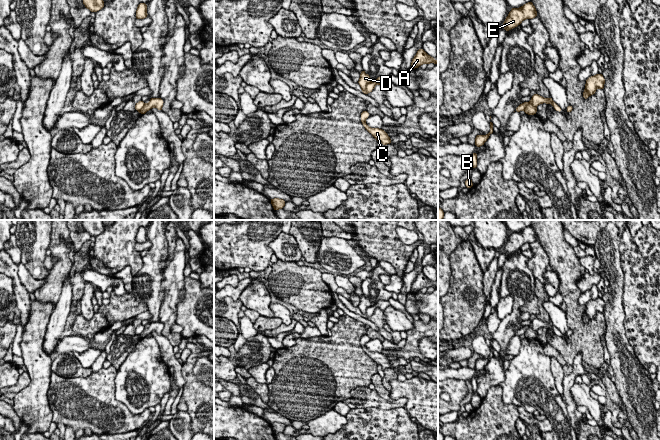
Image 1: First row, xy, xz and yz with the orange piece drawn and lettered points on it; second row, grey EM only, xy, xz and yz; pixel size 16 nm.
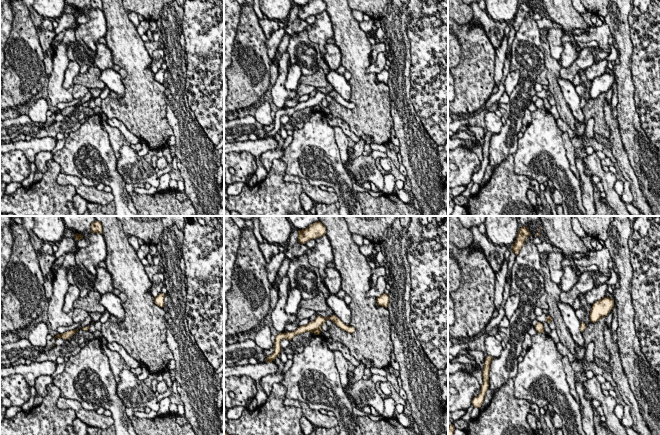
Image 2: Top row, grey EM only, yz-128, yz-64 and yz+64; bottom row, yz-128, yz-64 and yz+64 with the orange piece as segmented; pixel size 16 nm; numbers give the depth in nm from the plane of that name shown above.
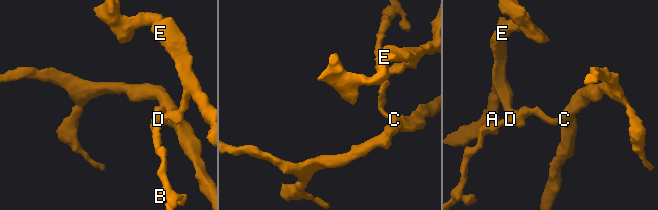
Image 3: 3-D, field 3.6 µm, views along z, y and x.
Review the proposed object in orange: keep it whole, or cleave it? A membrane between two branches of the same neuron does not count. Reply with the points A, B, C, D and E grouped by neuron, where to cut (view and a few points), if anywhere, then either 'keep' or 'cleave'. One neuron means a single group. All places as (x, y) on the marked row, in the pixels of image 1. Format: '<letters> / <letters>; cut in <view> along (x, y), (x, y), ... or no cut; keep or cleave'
A E / B C D; cut in xz along (370, 81), (366, 85), (367, 93); cleave

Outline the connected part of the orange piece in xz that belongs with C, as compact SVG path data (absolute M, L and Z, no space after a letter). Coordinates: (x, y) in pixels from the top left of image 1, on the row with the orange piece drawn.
M364 110L361 113L361 122L362 122L363 126L365 127L365 129L368 132L370 132L377 141L380 141L383 144L383 146L386 144L391 144L392 142L390 140L390 136L388 136L384 130L378 129L378 128L370 128L365 123L365 120L368 118L369 115L370 114L366 110Z

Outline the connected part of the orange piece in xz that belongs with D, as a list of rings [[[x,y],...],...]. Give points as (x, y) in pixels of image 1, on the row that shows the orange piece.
[[[363,70],[363,71],[361,72],[361,74],[360,74],[360,79],[359,79],[358,83],[359,83],[359,85],[360,85],[361,89],[362,89],[362,92],[363,92],[364,94],[368,94],[367,91],[366,91],[366,85],[367,85],[368,83],[370,83],[370,82],[371,82],[370,76],[367,75],[367,74],[365,73],[365,71]]]

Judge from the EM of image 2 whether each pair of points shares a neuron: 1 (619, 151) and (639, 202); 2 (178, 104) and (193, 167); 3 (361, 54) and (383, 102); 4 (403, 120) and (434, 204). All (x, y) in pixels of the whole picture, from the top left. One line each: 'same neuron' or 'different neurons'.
1: same neuron
2: same neuron
3: same neuron
4: same neuron

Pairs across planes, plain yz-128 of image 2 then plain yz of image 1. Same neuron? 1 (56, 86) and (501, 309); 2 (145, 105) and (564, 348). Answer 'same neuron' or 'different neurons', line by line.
1: different neurons
2: same neuron

